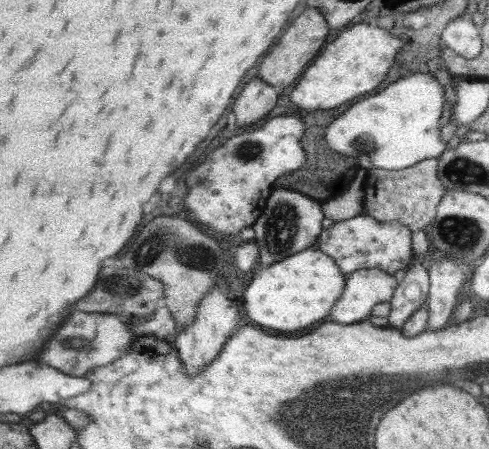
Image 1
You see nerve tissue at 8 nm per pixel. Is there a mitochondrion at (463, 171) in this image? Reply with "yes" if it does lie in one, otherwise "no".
yes

